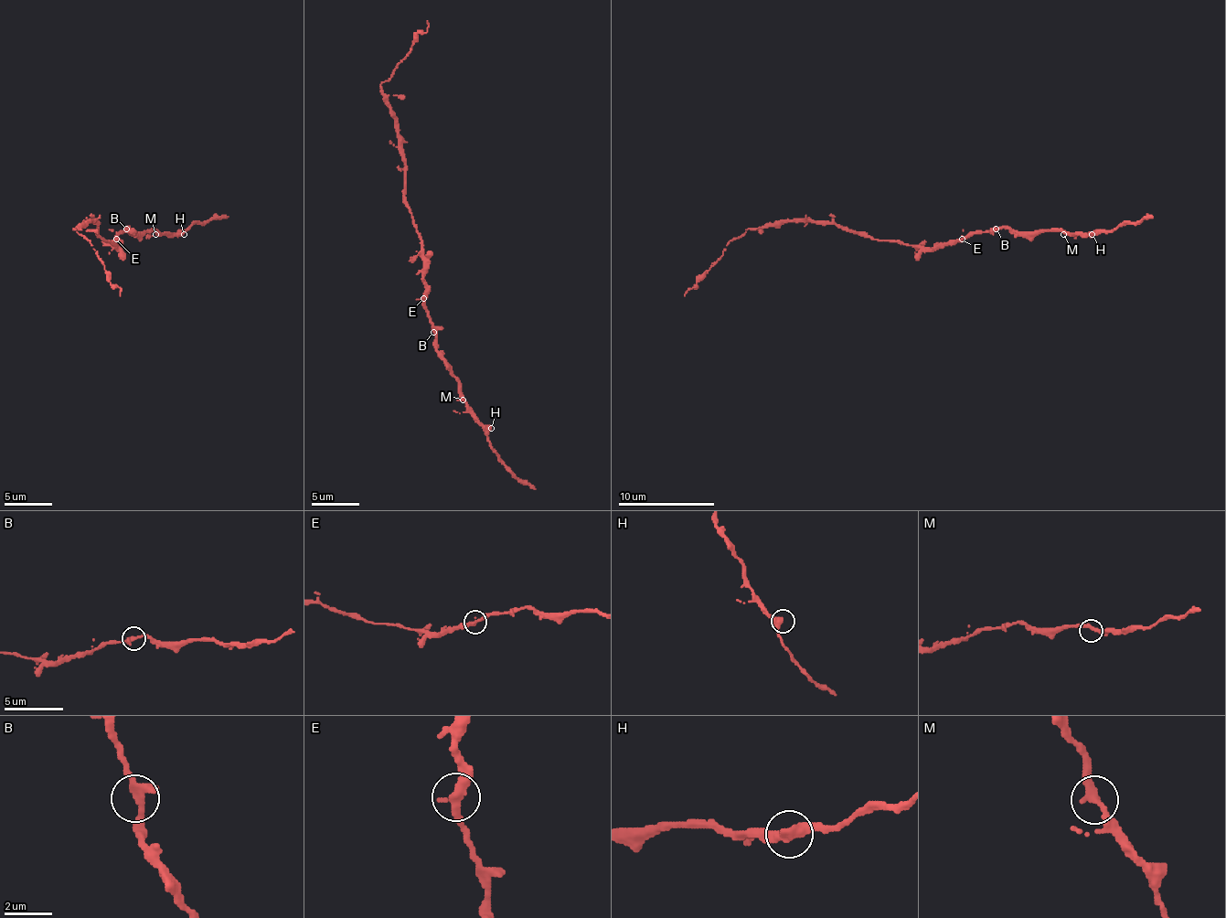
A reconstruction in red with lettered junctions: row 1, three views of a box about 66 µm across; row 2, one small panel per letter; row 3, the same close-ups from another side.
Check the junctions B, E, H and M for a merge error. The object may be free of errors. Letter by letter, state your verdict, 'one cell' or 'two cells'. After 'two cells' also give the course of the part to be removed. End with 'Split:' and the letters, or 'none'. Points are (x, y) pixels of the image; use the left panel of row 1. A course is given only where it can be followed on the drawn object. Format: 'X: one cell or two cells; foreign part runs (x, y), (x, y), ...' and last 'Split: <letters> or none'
B: one cell
E: one cell
H: one cell
M: one cell
Split: none

